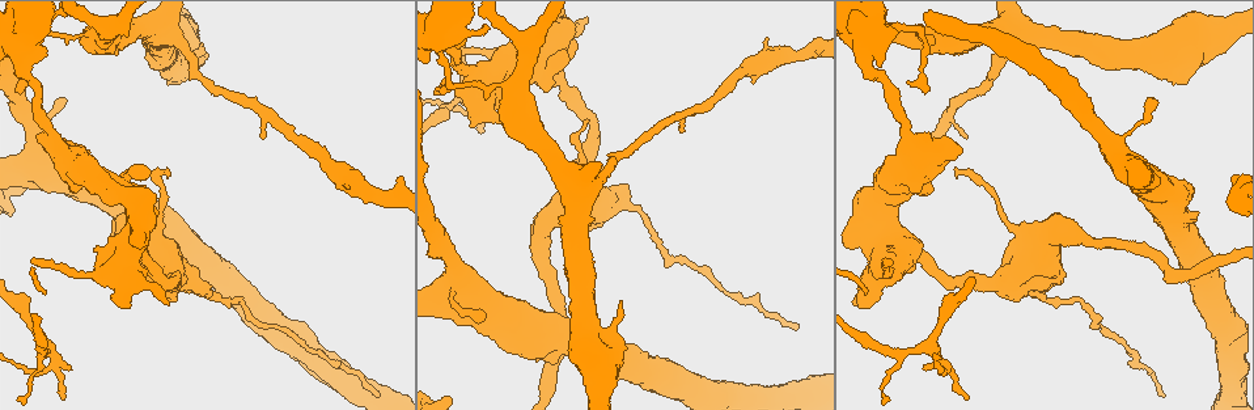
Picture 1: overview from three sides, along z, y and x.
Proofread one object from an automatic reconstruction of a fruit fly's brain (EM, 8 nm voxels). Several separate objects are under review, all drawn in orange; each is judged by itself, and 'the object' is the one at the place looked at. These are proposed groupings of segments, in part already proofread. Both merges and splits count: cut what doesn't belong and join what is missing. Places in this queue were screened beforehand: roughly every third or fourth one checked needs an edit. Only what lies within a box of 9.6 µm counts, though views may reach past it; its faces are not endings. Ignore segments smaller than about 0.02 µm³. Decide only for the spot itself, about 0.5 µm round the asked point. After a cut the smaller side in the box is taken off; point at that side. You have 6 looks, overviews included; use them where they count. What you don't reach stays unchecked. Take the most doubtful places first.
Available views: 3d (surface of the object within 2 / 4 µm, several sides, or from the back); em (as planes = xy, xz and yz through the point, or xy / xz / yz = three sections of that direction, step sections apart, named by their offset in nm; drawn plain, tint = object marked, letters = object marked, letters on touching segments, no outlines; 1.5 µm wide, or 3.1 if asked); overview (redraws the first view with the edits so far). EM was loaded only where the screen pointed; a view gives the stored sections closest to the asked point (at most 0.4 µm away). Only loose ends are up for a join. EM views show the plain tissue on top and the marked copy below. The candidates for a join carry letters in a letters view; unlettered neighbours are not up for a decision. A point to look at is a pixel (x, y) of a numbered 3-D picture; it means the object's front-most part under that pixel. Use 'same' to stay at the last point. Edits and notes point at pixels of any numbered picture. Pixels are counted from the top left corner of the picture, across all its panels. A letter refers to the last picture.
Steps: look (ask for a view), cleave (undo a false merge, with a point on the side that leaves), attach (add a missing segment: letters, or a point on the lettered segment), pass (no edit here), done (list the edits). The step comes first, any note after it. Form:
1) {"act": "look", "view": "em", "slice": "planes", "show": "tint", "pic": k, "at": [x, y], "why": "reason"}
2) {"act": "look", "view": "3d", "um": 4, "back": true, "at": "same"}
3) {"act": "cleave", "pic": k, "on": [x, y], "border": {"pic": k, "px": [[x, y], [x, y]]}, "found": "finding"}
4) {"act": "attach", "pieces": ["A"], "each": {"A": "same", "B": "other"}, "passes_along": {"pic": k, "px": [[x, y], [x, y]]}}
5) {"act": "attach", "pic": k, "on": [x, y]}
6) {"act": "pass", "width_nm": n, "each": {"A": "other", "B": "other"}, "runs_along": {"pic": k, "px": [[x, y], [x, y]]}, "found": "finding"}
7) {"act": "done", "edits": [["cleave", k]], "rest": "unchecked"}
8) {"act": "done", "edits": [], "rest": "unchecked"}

{"act": "look", "view": "em", "slice": "planes", "show": "letters", "pic": 1, "at": [682, 131], "why": "tapers out"}

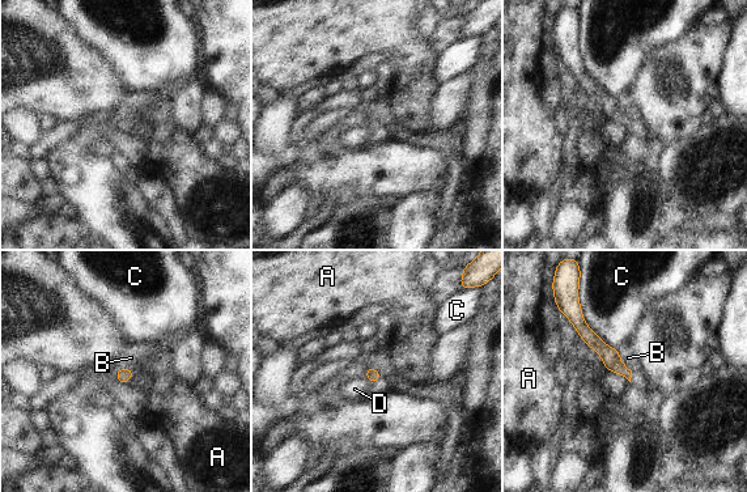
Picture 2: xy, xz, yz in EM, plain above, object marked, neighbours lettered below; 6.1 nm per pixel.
{"act": "pass", "each": {"A": "other", "B": "other", "C": "other", "D": "other"}, "runs_along": {"pic": 2, "px": [[578, 316], [584, 331], [628, 374]]}, "found": "none of them fits"}

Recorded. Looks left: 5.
{"act": "look", "view": "3d", "um": 4, "back": true, "pic": 1, "at": [68, 371], "why": "branch stops here"}

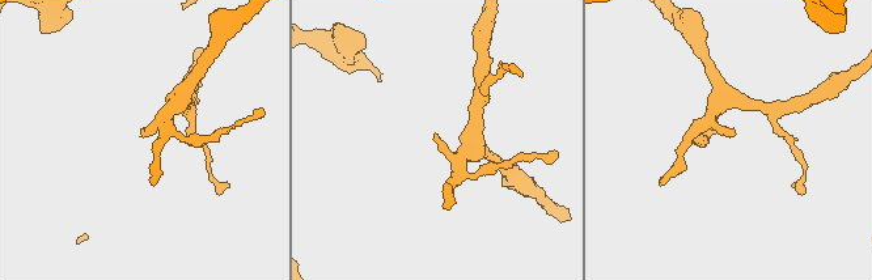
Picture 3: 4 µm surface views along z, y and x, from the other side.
{"act": "look", "view": "em", "slice": "planes", "show": "letters", "pic": 3, "at": [434, 137]}

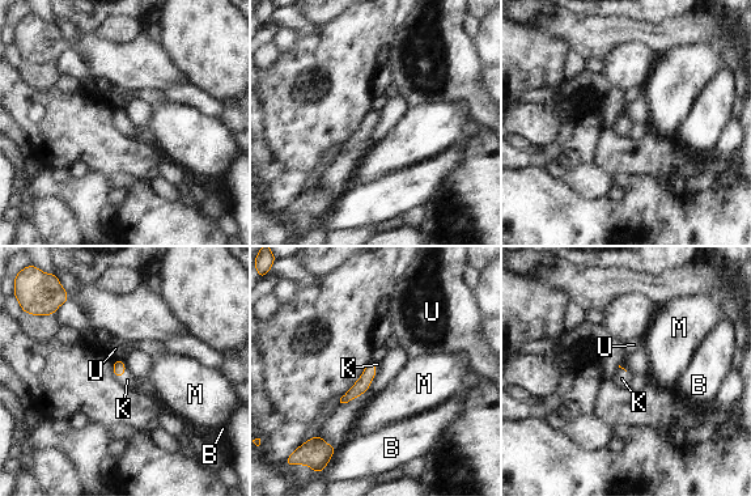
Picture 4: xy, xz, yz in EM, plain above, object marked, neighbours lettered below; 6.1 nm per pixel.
{"act": "attach", "pic": 4, "on": [127, 380], "each": {"B": "other", "K": "same", "M": "other", "U": "other"}, "found": "it goes on there"}

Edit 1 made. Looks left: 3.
{"act": "look", "view": "em", "slice": "planes", "show": "letters", "pic": 1, "at": [457, 92], "why": "stops while still wide"}

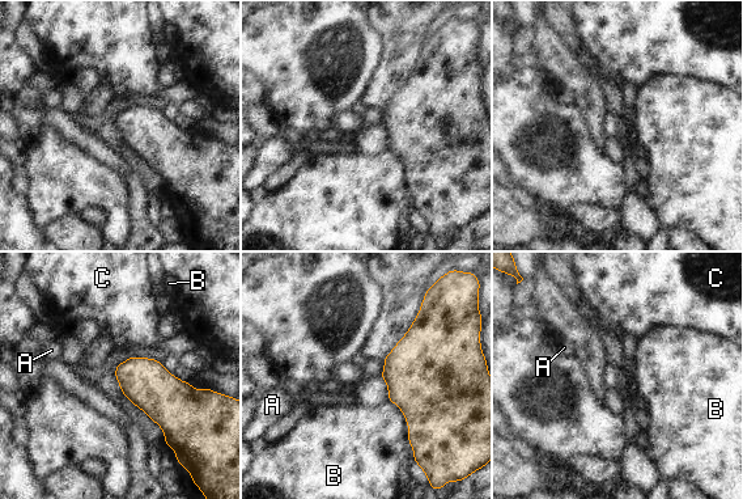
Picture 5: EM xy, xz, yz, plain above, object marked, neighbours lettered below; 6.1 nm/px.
{"act": "pass", "longest_contact_nm": ["B", 170], "each": {"A": "other", "B": "other", "C": "other"}, "found": "none of them fits"}

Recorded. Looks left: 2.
{"act": "done", "edits": [["attach", 4]], "rest": "unchecked"}

